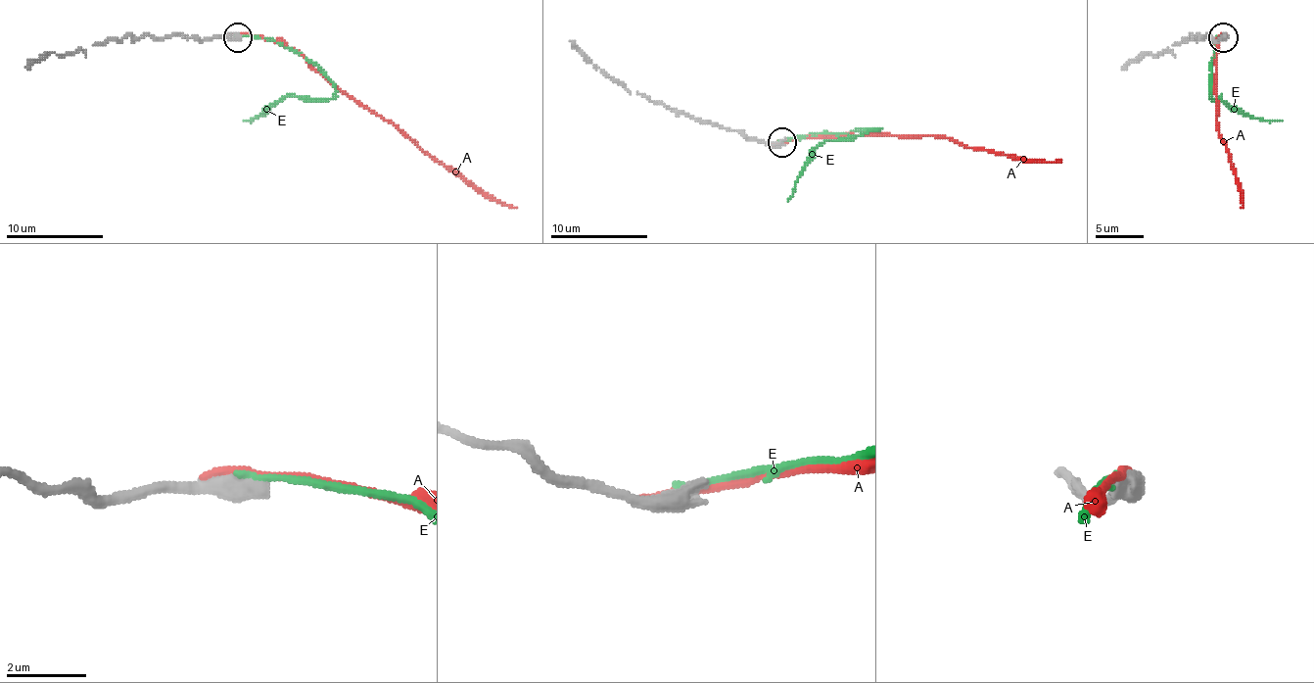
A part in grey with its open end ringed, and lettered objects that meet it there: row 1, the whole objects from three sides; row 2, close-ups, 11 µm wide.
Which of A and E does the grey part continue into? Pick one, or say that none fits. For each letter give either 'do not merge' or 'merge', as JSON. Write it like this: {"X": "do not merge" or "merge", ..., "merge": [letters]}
{"A": "do not merge", "E": "do not merge", "merge": []}

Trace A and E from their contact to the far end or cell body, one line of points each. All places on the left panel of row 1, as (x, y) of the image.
A: (231, 33), (282, 40), (294, 47), (337, 88), (398, 127), (432, 157), (502, 203), (516, 207)
E: (236, 35), (272, 37), (301, 52), (333, 83), (335, 93), (330, 98), (279, 98), (258, 118), (243, 121)

